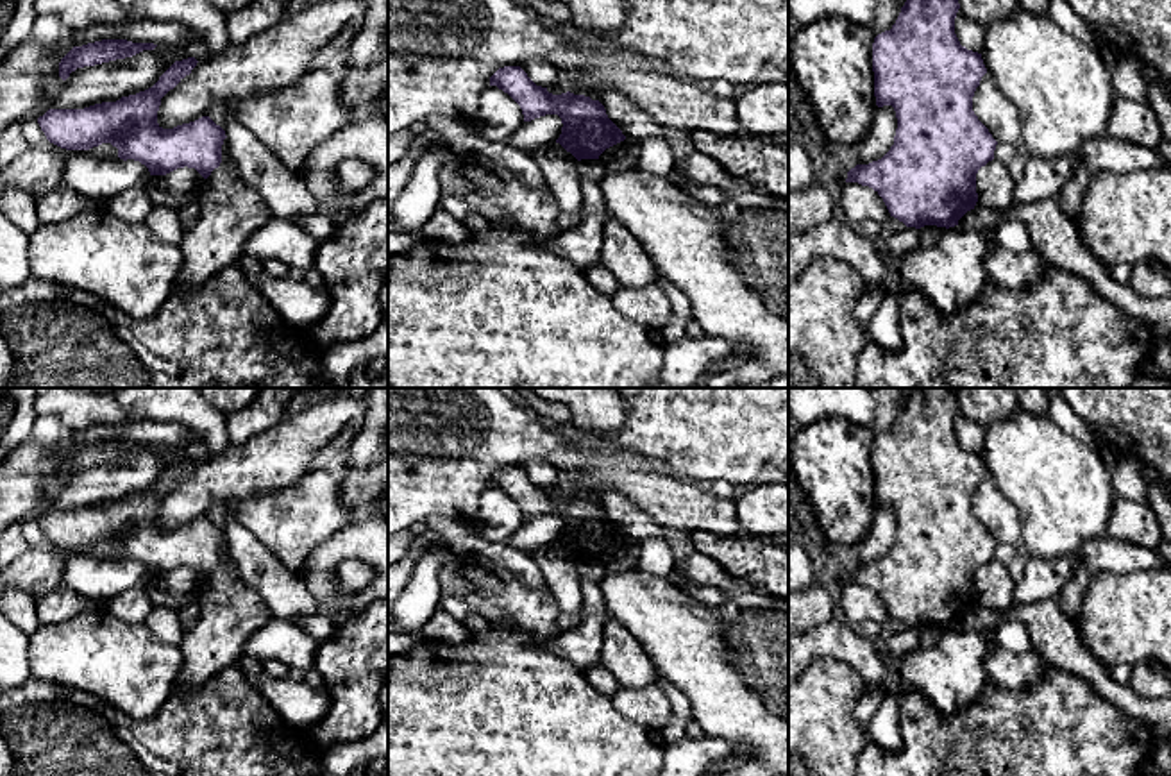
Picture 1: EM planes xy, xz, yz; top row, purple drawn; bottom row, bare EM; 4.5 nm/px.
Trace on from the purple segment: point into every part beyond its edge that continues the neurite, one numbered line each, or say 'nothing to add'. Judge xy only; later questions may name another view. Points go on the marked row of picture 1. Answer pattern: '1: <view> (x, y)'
nothing to add

